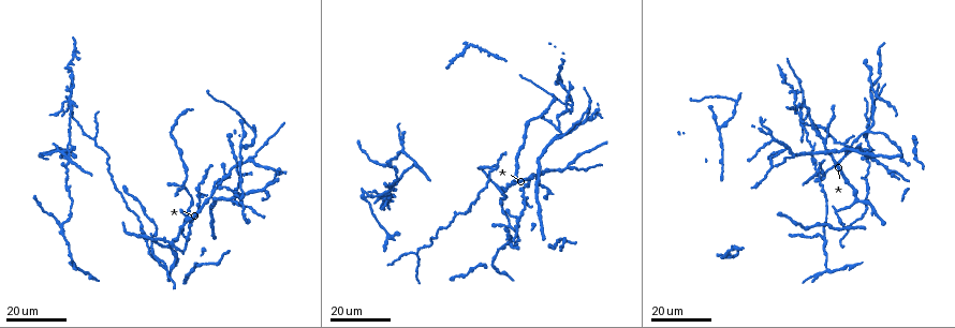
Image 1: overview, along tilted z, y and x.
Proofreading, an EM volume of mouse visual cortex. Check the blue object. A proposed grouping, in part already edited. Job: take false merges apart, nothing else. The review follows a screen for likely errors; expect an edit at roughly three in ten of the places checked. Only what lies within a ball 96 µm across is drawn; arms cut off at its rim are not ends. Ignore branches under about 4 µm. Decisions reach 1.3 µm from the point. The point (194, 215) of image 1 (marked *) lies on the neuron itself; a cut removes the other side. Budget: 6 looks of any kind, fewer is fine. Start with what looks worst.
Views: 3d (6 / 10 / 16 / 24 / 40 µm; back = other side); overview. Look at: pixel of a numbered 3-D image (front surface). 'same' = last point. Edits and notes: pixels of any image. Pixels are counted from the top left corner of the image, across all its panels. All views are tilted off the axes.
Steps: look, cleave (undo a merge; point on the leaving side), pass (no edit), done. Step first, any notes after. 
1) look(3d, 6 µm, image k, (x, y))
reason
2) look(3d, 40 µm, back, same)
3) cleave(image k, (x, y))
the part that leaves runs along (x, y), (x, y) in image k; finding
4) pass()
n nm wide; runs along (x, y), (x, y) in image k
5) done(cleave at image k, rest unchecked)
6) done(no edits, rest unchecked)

look(3d, 24 µm, image 1, (717, 126))

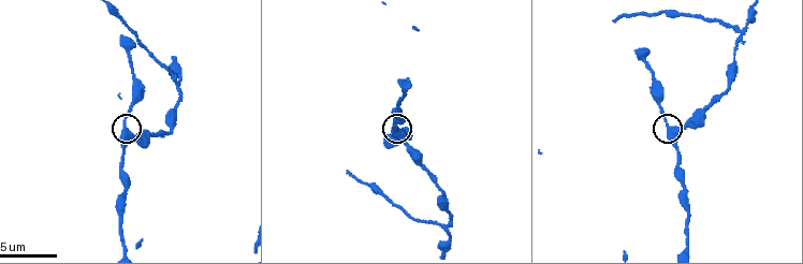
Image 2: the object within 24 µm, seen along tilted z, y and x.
look(3d, 6 µm, image 2, (129, 133))
closer look

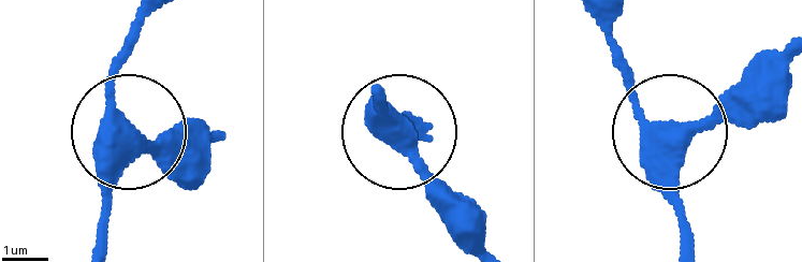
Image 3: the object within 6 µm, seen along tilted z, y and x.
look(3d, 6 µm, back, image 3, (129, 134))
other side

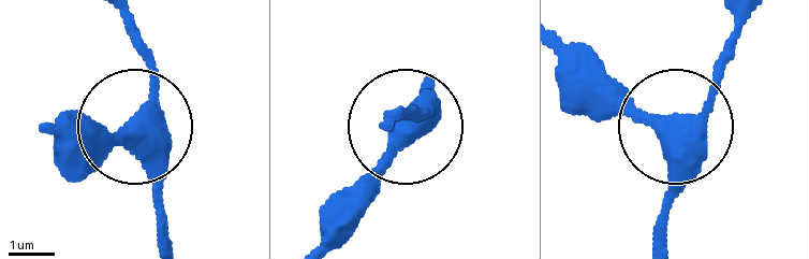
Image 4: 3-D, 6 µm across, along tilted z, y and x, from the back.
pass()
380 nm wide; runs along (657, 236), (675, 133), (732, 49) in image 4; all the same neuron

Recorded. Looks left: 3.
look(3d, 16 µm, image 1, (835, 212))
three arms meet

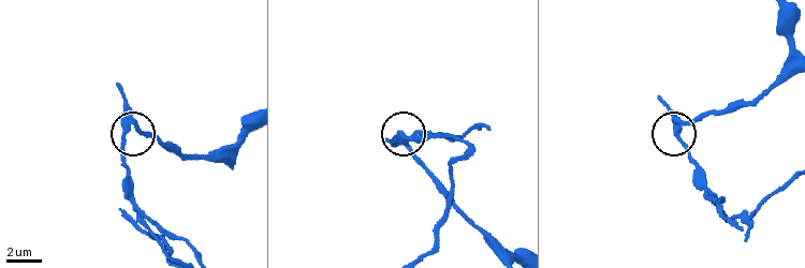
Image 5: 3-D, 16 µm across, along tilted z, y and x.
look(3d, 6 µm, image 5, (678, 128))

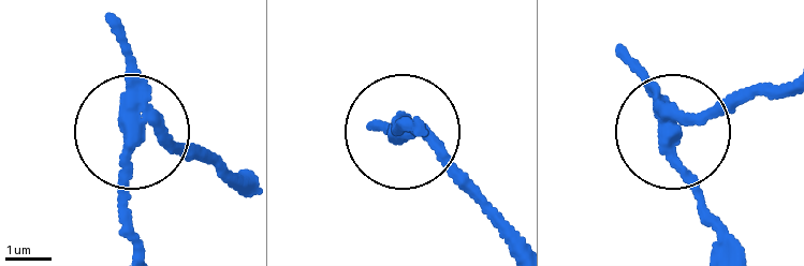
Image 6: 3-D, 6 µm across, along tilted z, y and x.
cleave(image 6, (125, 187))
300 nm wide; the part that leaves runs along (129, 124), (131, 242) in image 6; a second neuron is stuck on

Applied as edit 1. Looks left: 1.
done(cleave at image 6, rest unchecked)

